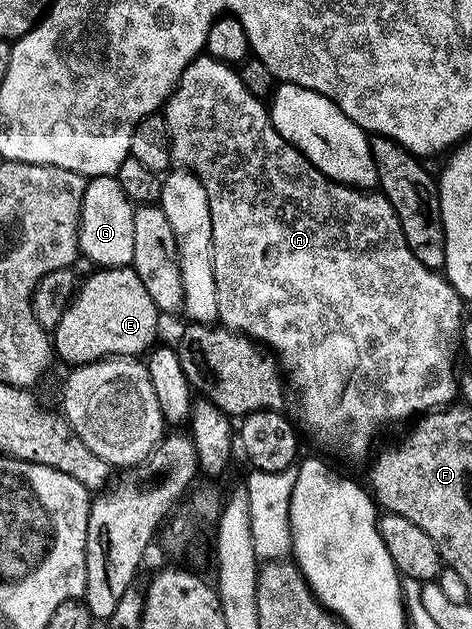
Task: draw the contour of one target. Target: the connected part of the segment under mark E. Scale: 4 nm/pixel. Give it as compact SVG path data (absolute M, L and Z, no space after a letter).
M98 267L82 282L81 289L79 288L80 284L72 293L73 301L66 308L64 305L57 318L57 327L51 332L51 343L58 361L66 360L69 366L78 366L110 357L137 358L141 356L140 352L148 353L156 345L153 344L157 340L157 304L153 301L156 299L154 293L148 292L143 286L134 268Z

